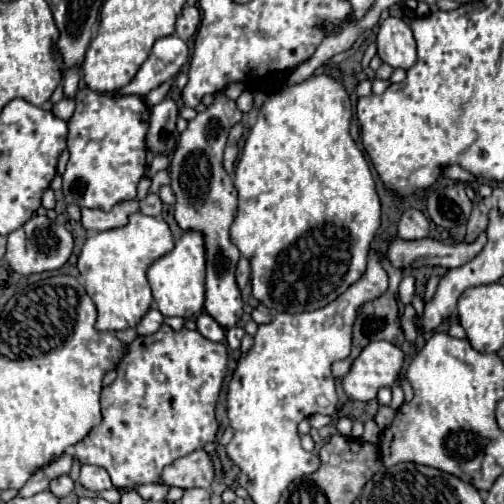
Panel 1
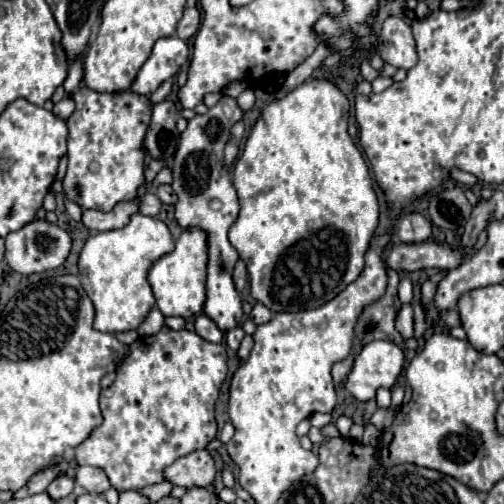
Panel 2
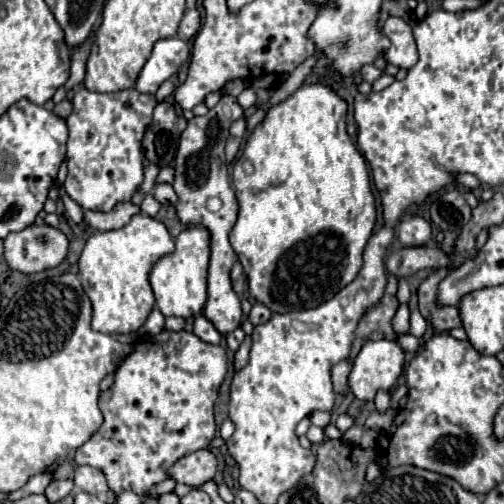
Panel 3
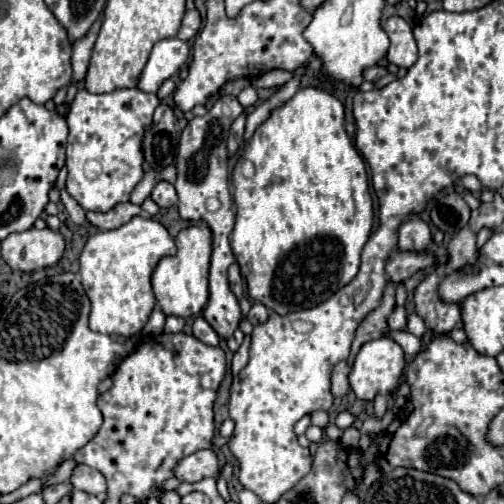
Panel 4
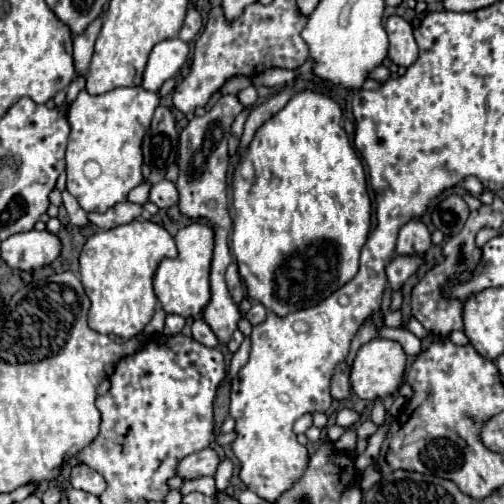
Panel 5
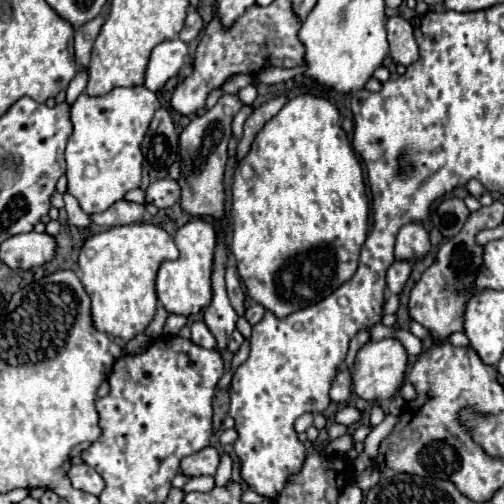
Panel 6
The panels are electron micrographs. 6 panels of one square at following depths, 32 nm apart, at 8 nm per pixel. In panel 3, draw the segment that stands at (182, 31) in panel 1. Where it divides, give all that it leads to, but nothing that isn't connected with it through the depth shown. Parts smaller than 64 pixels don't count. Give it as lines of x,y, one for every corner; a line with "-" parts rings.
192,8
192,10
186,10
184,12
184,18
182,18
182,22
180,22
180,26
178,26
178,38
180,40
190,40
192,36
196,36
200,30
200,13
196,8

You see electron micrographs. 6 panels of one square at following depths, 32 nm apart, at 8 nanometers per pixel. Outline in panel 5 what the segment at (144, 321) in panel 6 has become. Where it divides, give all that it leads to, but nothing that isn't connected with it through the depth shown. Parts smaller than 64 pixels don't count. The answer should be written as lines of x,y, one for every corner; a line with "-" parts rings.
134,220
90,236
79,257
80,278
92,302
88,316
90,328
124,340
140,334
152,318
156,306
152,276
160,260
172,256
176,256
174,238
160,224
150,220

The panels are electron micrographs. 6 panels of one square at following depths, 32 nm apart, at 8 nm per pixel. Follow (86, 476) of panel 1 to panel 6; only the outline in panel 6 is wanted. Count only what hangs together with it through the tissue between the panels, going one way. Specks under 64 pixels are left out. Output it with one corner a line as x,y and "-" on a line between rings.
78,464
78,466
72,466
70,472
70,482
74,488
78,490
84,490
88,494
94,494
94,496
100,496
102,490
104,490
104,478
94,470
94,468
88,468
86,464

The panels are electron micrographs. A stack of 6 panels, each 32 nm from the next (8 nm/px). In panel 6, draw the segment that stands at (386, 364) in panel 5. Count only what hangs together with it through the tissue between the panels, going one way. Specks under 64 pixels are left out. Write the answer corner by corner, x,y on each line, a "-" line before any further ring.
384,338
380,342
364,344
356,356
356,364
354,364
354,372
352,372
354,392
360,398
370,400
370,402
392,398
404,382
406,364
408,364
408,354
406,354
404,346
394,338

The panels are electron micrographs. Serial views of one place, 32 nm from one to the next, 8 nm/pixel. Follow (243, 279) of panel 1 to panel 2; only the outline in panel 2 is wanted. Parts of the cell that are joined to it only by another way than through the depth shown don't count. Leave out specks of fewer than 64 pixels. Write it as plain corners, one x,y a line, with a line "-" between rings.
238,260
238,262
236,262
236,268
234,268
234,282
236,282
238,292
242,292
244,286
248,284
248,270
246,270
246,262
244,262
244,260

